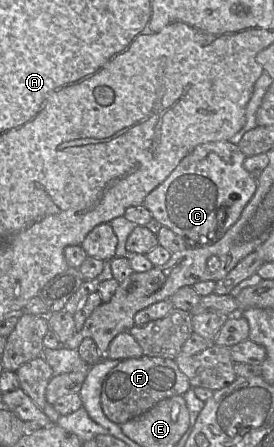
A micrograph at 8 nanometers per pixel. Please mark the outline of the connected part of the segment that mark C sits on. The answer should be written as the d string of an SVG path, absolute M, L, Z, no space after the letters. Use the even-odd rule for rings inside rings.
M230 141L196 146L144 200L153 218L171 229L190 248L211 245L237 222L255 194L258 180L244 167L246 156Z

